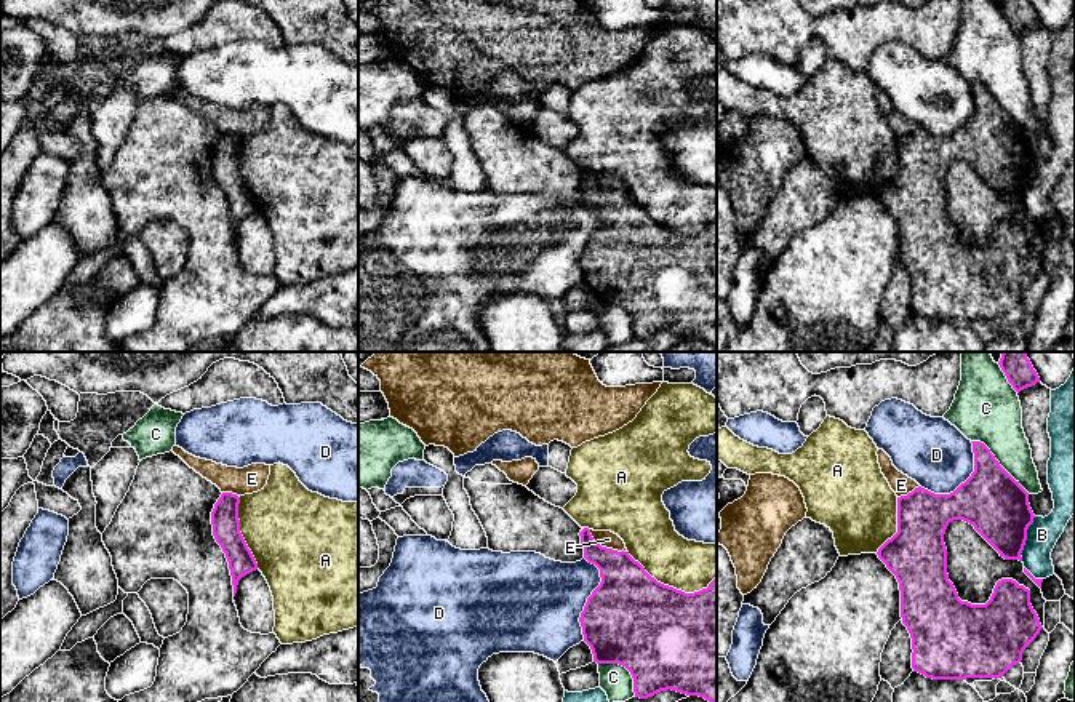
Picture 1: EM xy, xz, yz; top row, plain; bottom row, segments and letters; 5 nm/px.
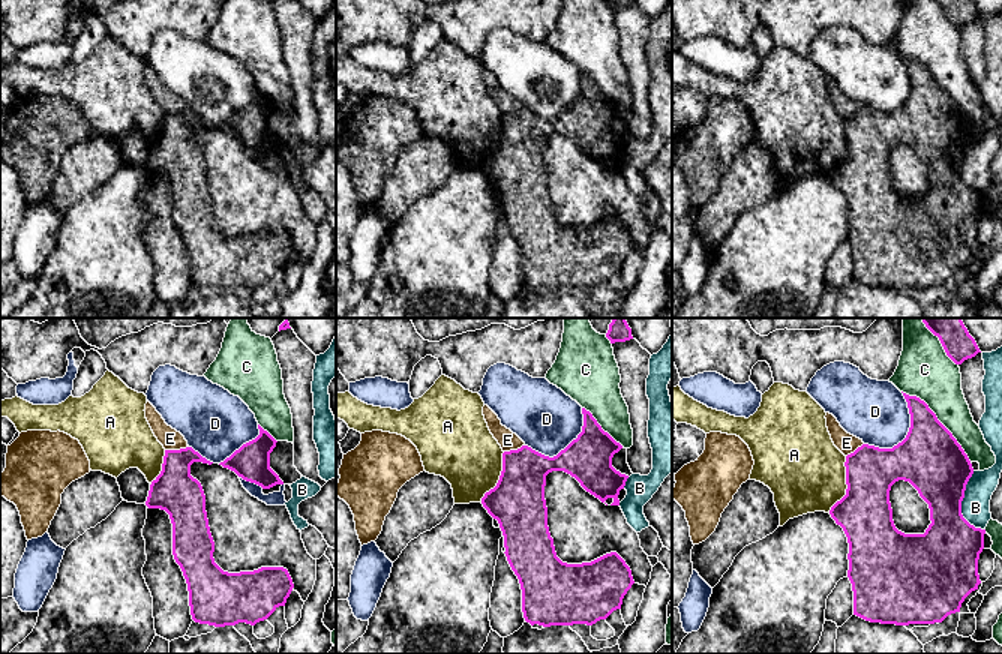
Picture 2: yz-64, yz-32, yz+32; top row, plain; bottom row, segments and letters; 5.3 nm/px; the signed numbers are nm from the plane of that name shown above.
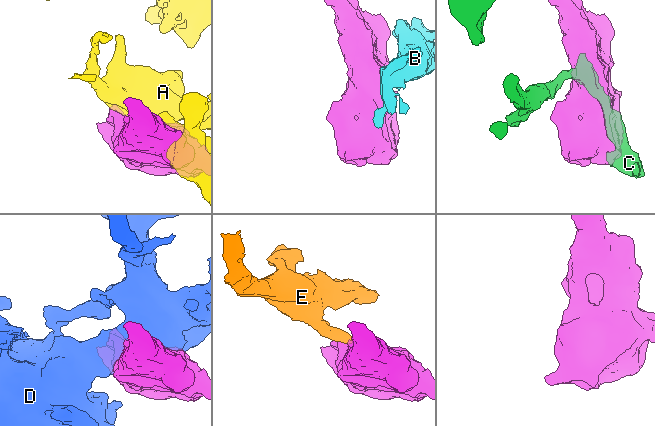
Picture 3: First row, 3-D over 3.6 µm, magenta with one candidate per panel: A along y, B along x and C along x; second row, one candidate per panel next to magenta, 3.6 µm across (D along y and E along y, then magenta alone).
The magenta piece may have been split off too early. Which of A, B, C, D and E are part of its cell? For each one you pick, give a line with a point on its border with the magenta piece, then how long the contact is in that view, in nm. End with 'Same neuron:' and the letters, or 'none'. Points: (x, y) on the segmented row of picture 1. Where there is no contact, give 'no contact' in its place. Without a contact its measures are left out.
Same neuron: none

